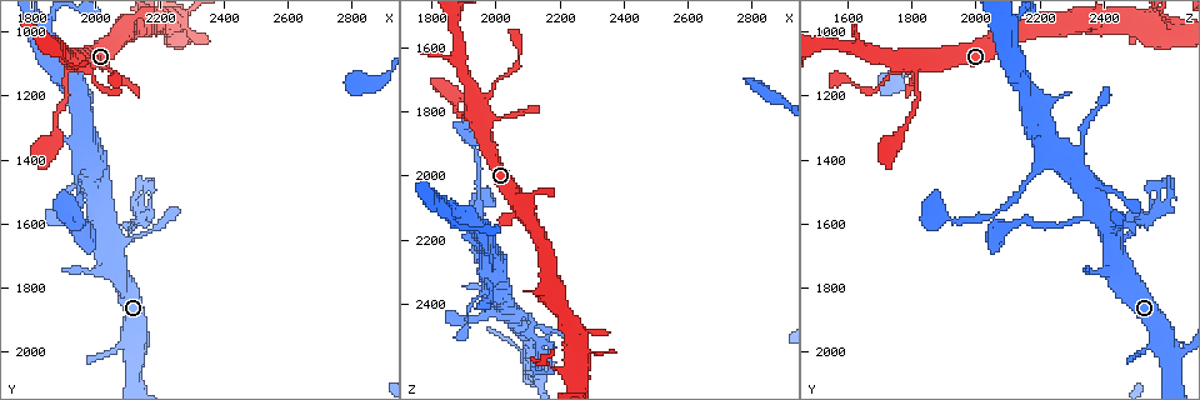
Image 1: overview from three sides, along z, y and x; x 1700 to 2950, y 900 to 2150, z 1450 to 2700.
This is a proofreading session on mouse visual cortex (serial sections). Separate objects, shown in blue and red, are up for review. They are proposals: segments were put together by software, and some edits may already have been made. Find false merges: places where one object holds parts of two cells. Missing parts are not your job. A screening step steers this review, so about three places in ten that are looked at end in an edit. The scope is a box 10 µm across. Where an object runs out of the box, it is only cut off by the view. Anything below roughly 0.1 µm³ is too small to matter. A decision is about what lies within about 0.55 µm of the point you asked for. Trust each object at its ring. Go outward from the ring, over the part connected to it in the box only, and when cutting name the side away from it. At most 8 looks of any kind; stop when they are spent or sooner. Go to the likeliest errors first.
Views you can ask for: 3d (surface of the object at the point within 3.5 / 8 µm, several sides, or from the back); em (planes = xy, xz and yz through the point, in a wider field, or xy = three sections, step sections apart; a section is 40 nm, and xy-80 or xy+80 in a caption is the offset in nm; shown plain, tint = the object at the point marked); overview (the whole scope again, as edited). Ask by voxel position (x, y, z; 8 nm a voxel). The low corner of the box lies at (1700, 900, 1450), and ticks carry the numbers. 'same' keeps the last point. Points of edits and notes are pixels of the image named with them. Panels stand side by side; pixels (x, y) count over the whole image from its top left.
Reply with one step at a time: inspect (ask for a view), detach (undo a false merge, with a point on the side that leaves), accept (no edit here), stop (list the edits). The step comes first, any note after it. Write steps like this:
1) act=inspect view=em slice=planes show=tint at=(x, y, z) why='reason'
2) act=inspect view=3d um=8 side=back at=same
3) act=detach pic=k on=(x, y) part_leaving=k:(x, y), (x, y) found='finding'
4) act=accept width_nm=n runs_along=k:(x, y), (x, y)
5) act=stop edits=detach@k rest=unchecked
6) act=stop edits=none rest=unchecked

act=inspect view=3d um=3.5 at=(2180, 1600, 2500) why='abrupt turn'

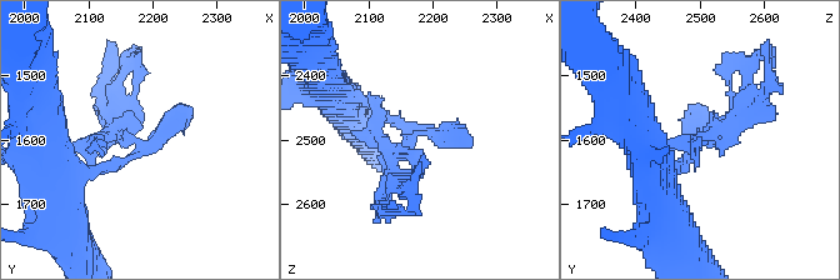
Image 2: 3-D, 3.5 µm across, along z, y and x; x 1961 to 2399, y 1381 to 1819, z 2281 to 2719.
act=inspect view=em slice=xy step=1 show=tint at=(2180, 1615, 2490) why='shape alone is not enough'

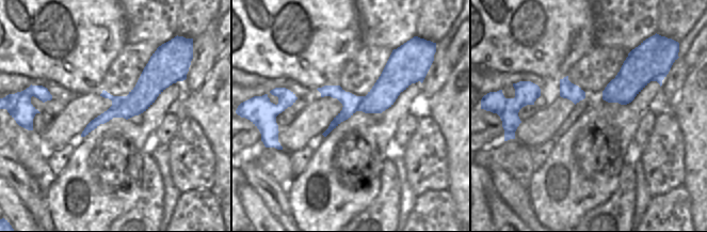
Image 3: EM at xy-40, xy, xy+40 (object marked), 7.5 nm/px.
act=detach pic=2 on=(721, 145) part_leaving=2:(698, 143), (749, 116), (769, 70) found='a second cell is stuck on'

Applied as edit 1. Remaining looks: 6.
act=inspect view=overview

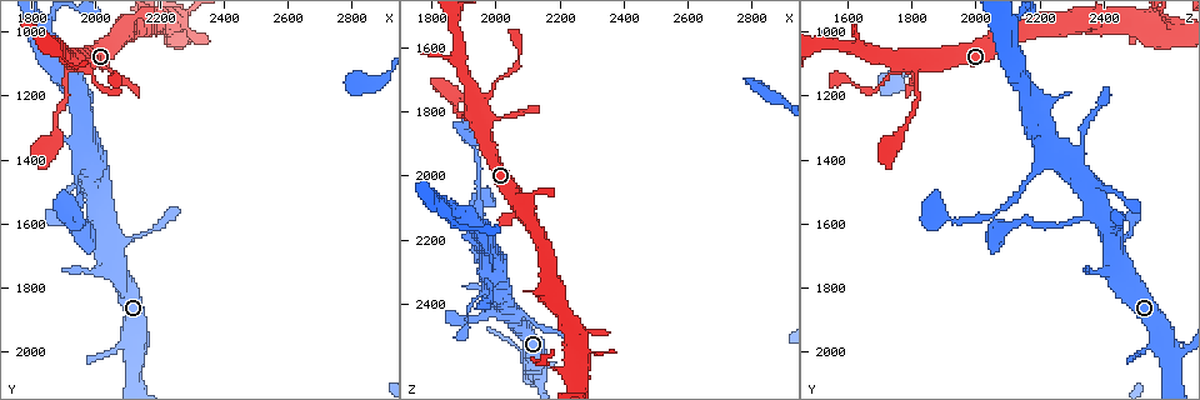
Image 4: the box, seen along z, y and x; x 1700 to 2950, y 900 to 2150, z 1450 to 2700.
act=inspect view=3d um=3.5 at=(1930, 1090, 1810) why='three arms meet'

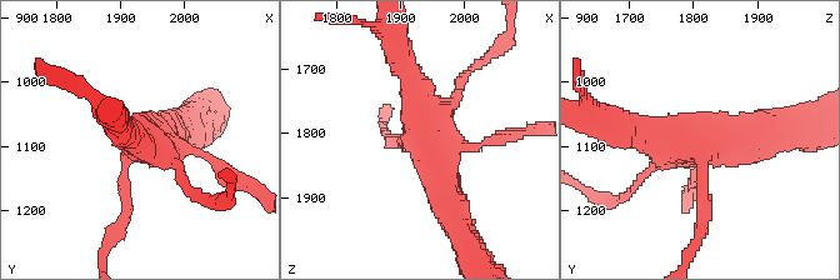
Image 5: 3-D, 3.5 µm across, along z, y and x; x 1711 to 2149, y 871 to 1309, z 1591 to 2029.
act=inspect view=em slice=xy step=5 show=tint at=(1935, 1090, 1800)

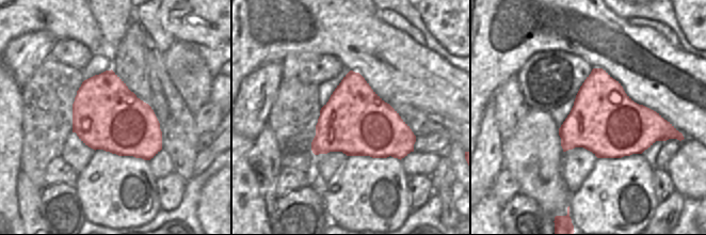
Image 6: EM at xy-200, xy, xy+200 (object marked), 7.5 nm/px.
act=accept runs_along=5:(451, 209), (401, 61) found='one cell here'

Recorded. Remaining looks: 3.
act=inspect view=3d um=8 at=(1950, 1400, 2220)

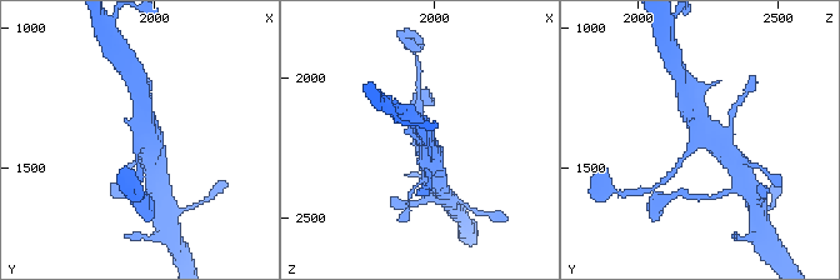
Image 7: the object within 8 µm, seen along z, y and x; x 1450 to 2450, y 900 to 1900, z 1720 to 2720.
act=inspect view=3d um=3.5 at=same why='closer look'

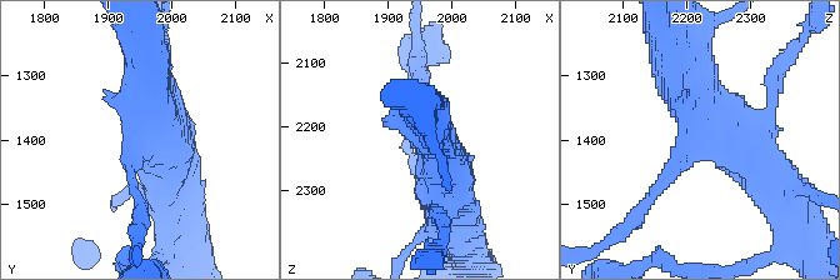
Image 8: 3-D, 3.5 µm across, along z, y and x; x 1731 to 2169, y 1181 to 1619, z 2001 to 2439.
act=inspect view=em slice=planes show=tint at=(1960, 1400, 2225) why='shape alone is not enough'

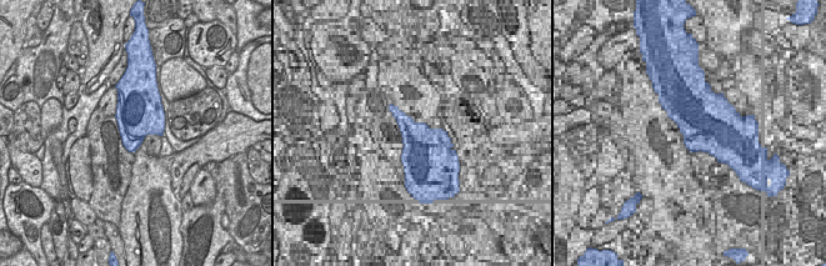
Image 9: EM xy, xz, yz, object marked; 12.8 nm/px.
act=accept found='all the same cell'

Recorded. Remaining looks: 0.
act=stop edits=detach@2 rest=unchecked

